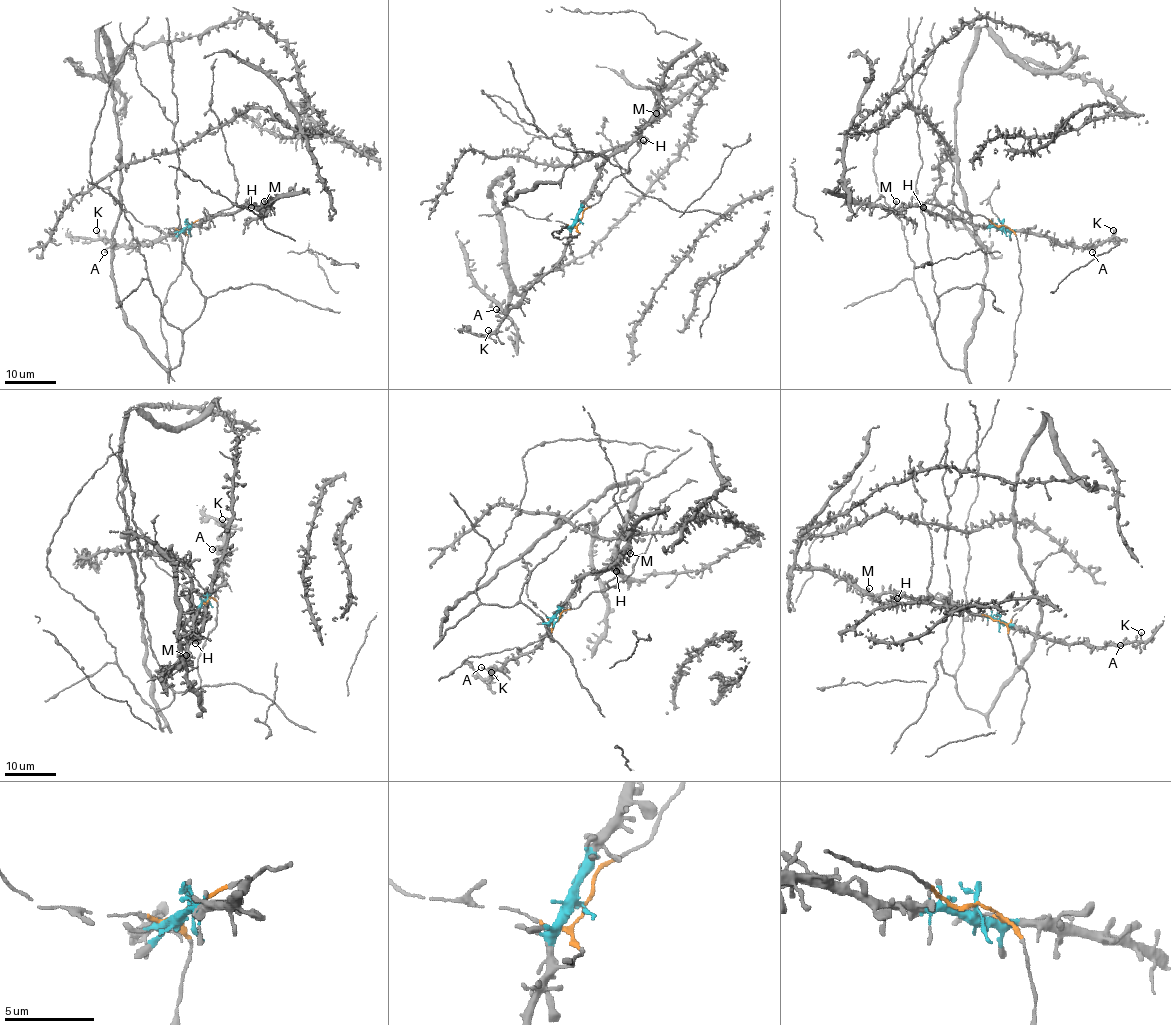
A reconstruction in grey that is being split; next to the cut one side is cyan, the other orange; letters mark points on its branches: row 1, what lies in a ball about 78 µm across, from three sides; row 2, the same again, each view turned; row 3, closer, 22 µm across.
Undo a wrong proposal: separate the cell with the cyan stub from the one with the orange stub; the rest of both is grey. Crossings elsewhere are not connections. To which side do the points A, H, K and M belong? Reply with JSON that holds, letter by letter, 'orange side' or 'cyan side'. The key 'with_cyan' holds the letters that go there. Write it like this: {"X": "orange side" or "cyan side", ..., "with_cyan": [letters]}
{"A": "cyan side", "H": "cyan side", "K": "cyan side", "M": "cyan side", "with_cyan": ["A", "H", "K", "M"]}

